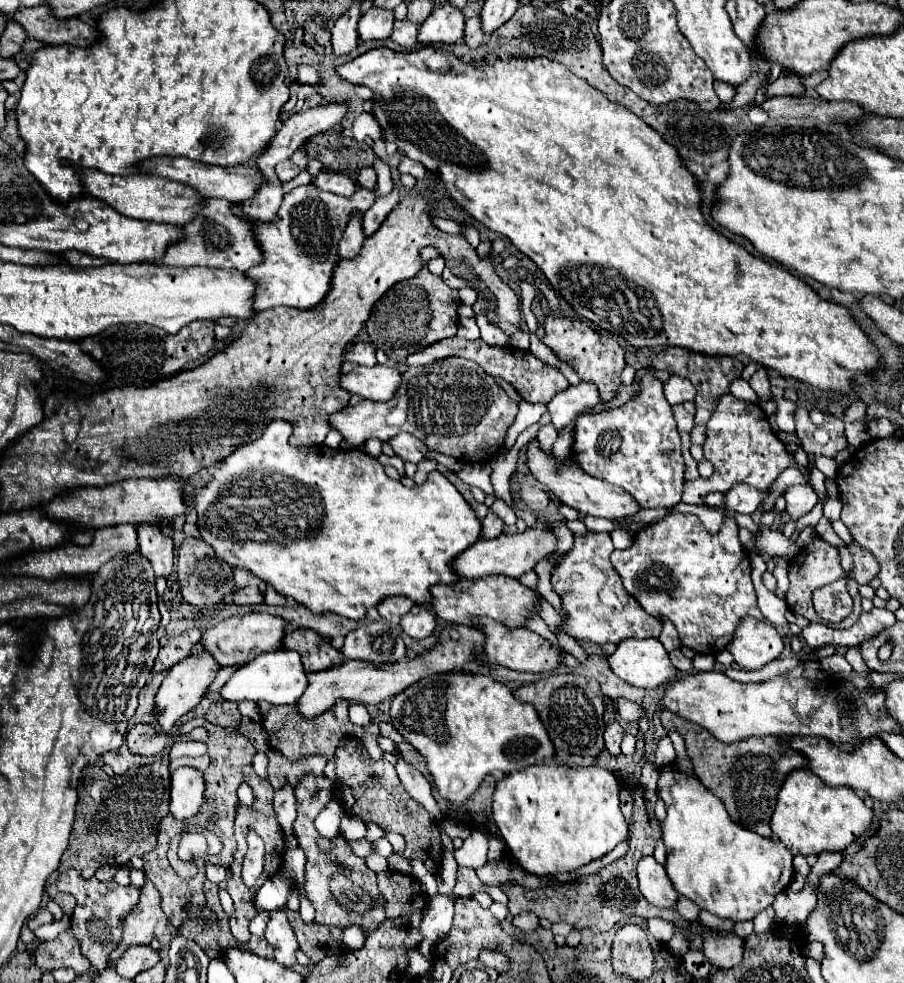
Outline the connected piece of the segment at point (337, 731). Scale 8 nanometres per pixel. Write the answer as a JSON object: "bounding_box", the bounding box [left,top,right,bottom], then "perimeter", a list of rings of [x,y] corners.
{"bounding_box":[258,702,384,760],"perimeter":[[[260,702],[258,704],[262,710],[262,726],[268,734],[268,744],[270,748],[274,748],[276,752],[280,752],[282,756],[286,756],[289,760],[299,760],[310,755],[326,756],[332,758],[334,750],[338,746],[338,740],[344,735],[358,736],[360,742],[366,746],[368,754],[376,760],[382,758],[384,752],[378,746],[378,738],[380,738],[380,730],[378,724],[370,722],[368,726],[356,726],[352,724],[348,718],[348,702],[336,702],[334,708],[330,708],[328,712],[316,716],[316,718],[302,718],[296,712],[296,706],[272,706],[268,702]]]}

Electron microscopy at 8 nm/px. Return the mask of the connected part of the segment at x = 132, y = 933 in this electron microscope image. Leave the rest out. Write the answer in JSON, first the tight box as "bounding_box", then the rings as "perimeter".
{"bounding_box":[108,882,168,966],"perimeter":[[[146,882],[142,886],[140,902],[124,920],[124,936],[116,946],[116,950],[110,954],[108,966],[114,964],[128,946],[132,944],[148,946],[152,938],[158,938],[164,934],[166,926],[168,926],[168,920],[160,908],[160,892],[152,882]]]}

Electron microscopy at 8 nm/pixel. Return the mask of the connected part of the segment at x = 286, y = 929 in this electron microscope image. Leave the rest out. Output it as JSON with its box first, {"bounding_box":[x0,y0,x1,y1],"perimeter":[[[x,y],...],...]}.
{"bounding_box":[264,908,296,966],"perimeter":[[[284,908],[270,912],[270,920],[266,924],[264,936],[274,946],[276,962],[284,966],[292,966],[292,956],[296,954],[296,936],[292,932],[292,926],[288,924]]]}

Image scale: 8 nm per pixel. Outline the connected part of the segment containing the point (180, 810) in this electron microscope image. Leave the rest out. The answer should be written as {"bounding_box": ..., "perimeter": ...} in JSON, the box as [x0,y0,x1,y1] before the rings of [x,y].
{"bounding_box":[170,768,204,822],"perimeter":[[[178,768],[170,774],[170,814],[184,822],[196,816],[204,802],[204,780],[196,768]]]}

